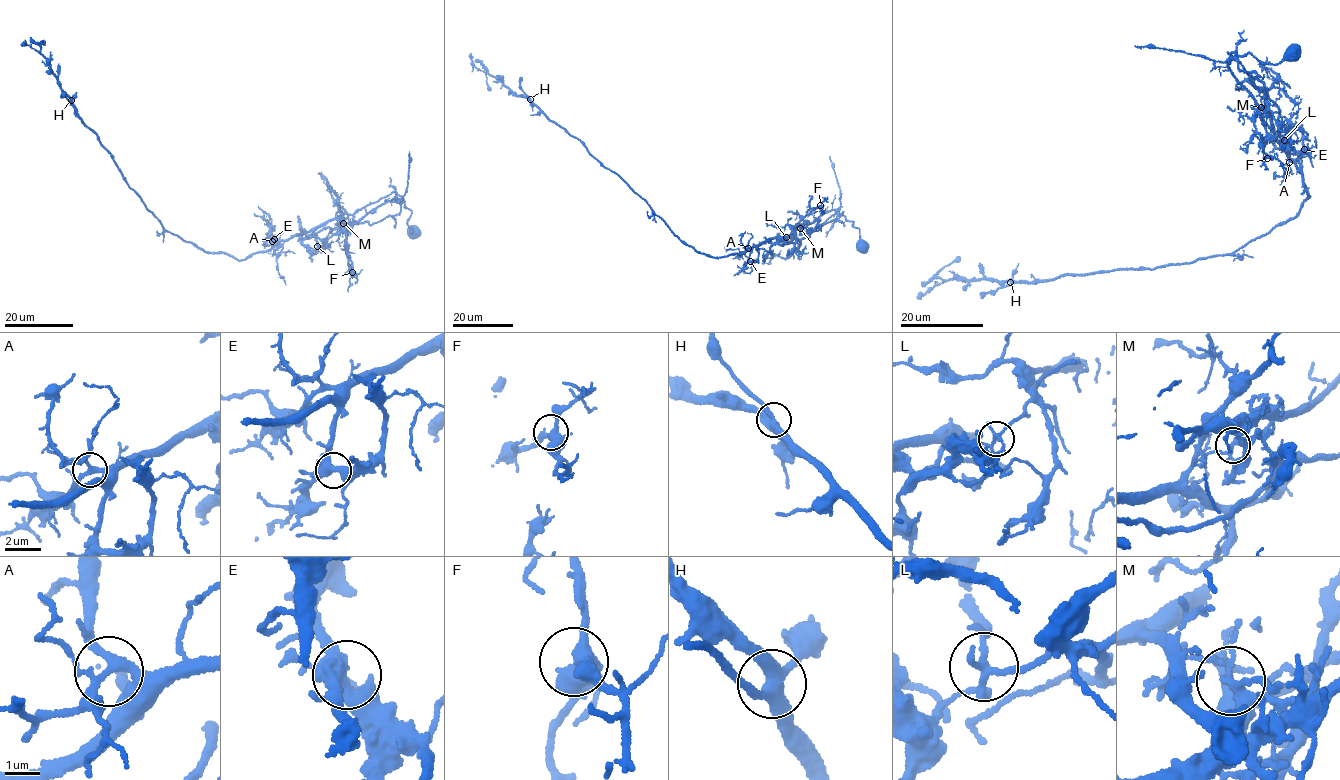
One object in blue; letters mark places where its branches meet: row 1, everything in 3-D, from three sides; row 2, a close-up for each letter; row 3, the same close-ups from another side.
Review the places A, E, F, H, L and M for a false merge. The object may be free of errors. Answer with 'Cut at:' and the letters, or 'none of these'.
Cut at: M

